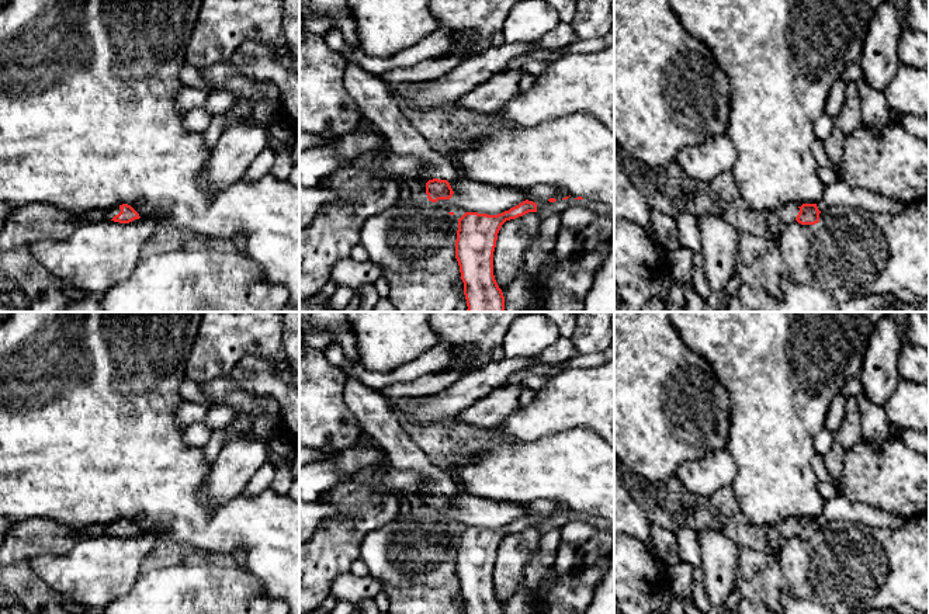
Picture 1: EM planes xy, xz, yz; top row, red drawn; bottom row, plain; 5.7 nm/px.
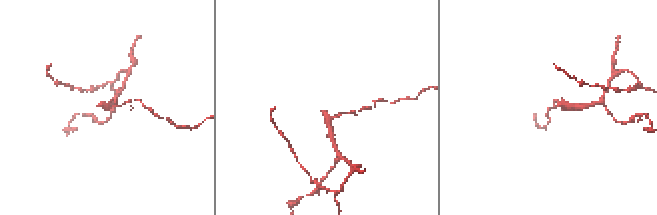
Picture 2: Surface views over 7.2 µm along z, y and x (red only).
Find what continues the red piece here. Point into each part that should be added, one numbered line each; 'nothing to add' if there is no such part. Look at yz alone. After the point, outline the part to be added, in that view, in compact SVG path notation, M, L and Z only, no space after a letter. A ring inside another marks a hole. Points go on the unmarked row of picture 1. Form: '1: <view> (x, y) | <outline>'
1: yz (775, 533) | M794 518L781 521L779 524L765 525L759 531L765 535L772 554L777 554L777 547L783 538L795 535L800 523Z

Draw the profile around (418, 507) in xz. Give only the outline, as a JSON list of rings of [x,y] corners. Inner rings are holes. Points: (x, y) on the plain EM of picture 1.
[[[406,495],[406,502],[410,504],[410,516],[424,517],[429,514],[422,497],[415,495]]]

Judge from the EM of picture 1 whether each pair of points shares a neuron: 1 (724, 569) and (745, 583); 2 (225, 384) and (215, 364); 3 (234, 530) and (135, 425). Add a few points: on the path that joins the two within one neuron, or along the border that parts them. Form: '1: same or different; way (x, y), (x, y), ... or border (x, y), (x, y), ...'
1: different; border (739, 548), (734, 589)
2: different; border (229, 373), (201, 384)
3: same; way (203, 519), (139, 455)

